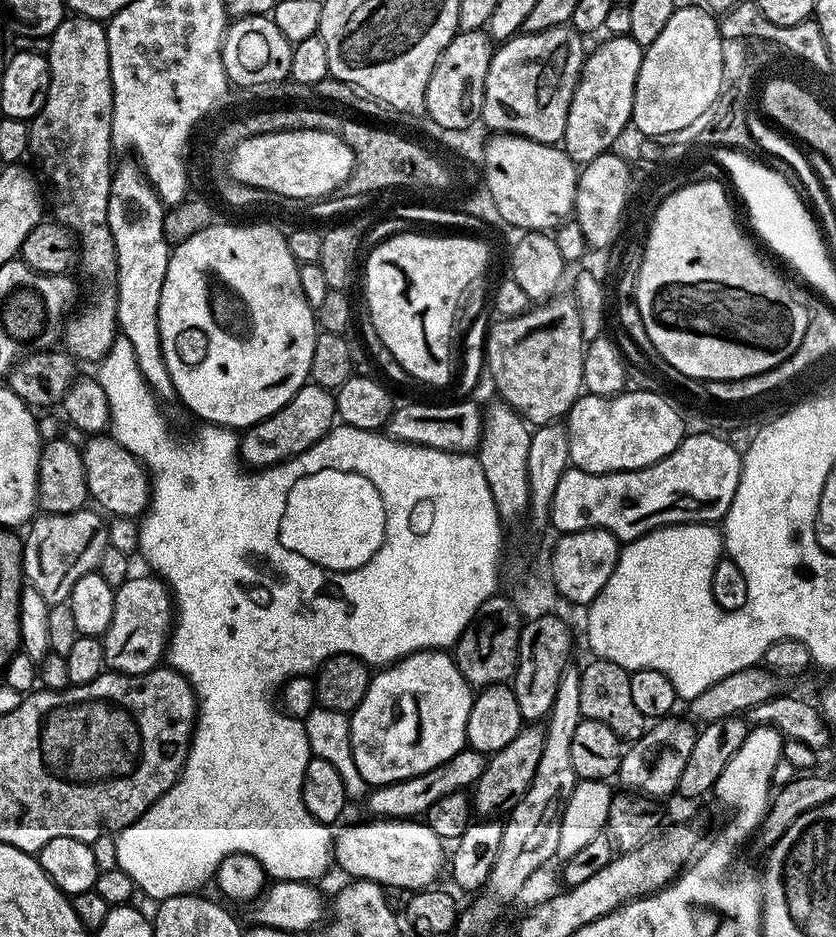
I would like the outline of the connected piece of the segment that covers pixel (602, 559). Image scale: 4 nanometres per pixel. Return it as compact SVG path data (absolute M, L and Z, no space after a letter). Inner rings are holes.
M587 528L560 534L554 546L552 562L554 586L558 594L571 604L591 604L594 597L600 595L602 586L606 586L606 578L614 574L621 547L621 541L605 528Z

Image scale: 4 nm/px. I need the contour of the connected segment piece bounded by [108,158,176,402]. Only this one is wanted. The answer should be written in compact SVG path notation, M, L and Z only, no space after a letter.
M124 158L121 164L119 161L112 174L108 199L108 229L114 238L116 251L116 327L119 335L126 337L130 346L134 346L134 358L138 362L138 370L142 370L142 378L146 378L161 401L167 402L176 396L176 388L172 385L170 370L166 370L166 358L162 354L158 330L158 306L162 302L162 282L166 282L166 266L170 255L170 245L162 230L165 211L164 201L152 189L151 182L144 177L139 167L128 158Z

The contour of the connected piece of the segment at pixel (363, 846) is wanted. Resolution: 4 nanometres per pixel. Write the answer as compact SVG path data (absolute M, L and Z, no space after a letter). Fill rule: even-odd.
M372 818L369 824L348 824L334 836L334 860L349 877L372 880L384 887L400 886L415 890L437 883L446 862L446 844L427 822L415 819ZM445 848L445 852L444 852Z

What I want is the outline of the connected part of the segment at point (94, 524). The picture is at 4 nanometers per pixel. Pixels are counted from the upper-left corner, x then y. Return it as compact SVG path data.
M83 507L70 514L54 514L53 516L40 514L27 525L28 536L26 532L23 537L24 578L34 590L38 590L38 594L42 594L42 598L46 598L49 606L65 603L70 590L74 590L74 582L78 582L78 578L86 574L97 571L102 554L109 548L108 525L105 517L99 511L88 511L87 507Z

